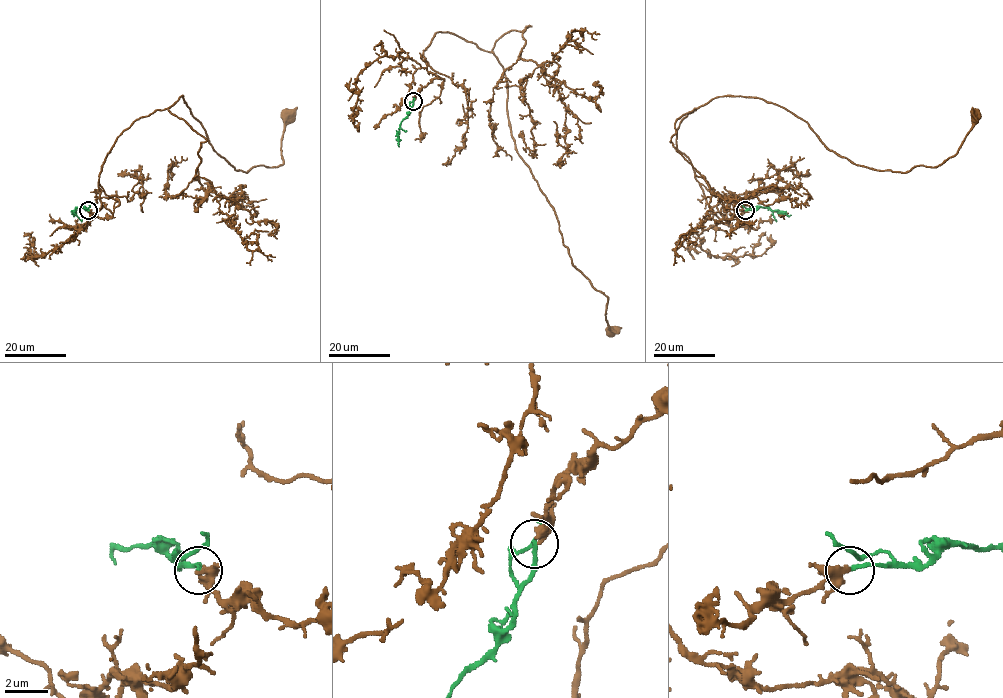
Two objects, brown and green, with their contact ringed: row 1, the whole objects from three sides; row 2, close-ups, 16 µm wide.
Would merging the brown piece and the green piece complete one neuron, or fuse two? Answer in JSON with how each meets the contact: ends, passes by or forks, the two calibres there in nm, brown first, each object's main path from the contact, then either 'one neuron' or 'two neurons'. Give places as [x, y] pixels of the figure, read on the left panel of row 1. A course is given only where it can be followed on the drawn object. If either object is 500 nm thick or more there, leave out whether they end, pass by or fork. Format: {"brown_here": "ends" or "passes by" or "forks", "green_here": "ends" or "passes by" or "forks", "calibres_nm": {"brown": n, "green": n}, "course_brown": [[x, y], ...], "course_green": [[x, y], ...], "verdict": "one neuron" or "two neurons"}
{"brown_here": "passes by", "green_here": "ends", "calibres_nm": {"brown": 280, "green": 200}, "course_brown": [[88, 211], [112, 215], [98, 179], [115, 141], [182, 95], [213, 148], [246, 172], [283, 163], [286, 114]], "course_green": [[88, 211], [75, 208], [75, 214]], "verdict": "one neuron"}

